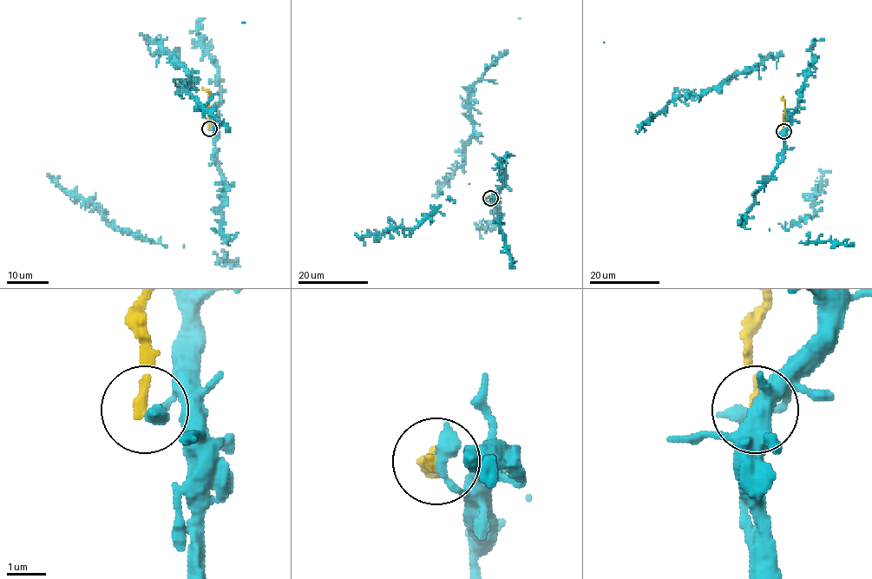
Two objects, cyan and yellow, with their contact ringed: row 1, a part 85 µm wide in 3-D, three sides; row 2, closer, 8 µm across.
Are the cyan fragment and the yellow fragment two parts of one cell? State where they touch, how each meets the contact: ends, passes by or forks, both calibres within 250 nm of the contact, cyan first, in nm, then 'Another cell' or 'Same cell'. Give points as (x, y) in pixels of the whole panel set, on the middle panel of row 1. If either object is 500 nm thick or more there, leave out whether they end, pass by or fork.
Place: (490, 198). At the ring cyan ends. At the ring yellow ends. Thickness 380 nm (cyan) against 320 nm. Another cell

